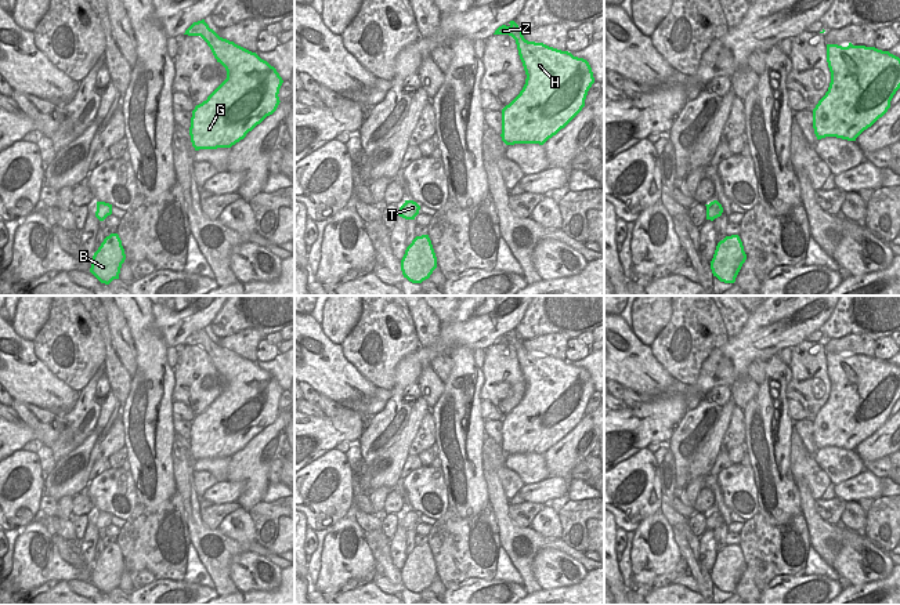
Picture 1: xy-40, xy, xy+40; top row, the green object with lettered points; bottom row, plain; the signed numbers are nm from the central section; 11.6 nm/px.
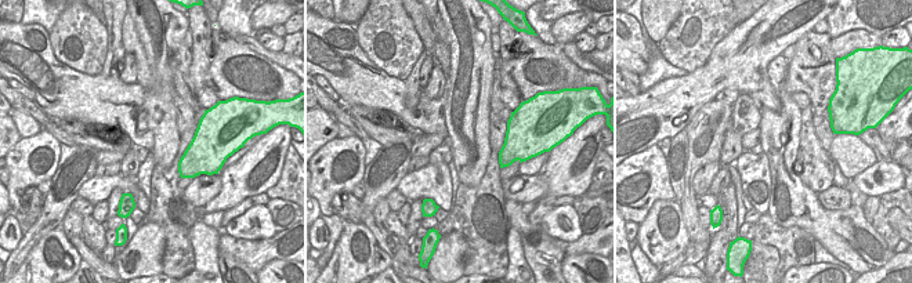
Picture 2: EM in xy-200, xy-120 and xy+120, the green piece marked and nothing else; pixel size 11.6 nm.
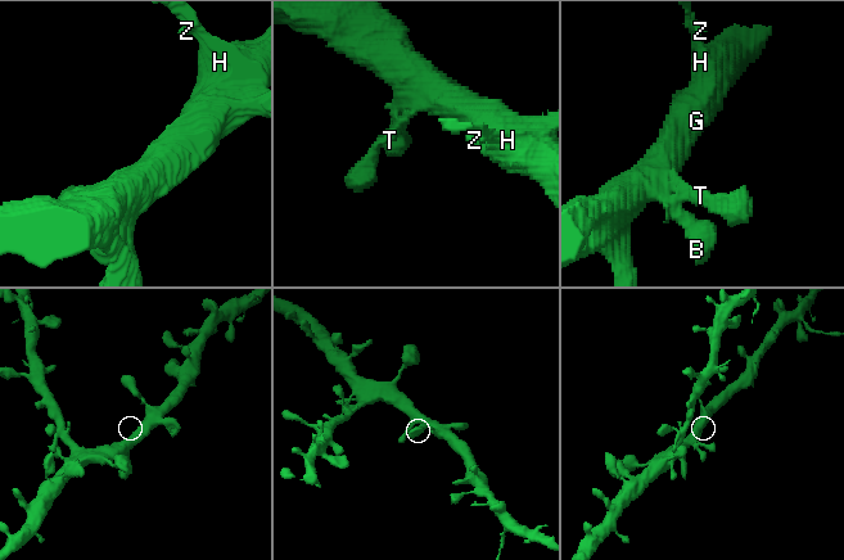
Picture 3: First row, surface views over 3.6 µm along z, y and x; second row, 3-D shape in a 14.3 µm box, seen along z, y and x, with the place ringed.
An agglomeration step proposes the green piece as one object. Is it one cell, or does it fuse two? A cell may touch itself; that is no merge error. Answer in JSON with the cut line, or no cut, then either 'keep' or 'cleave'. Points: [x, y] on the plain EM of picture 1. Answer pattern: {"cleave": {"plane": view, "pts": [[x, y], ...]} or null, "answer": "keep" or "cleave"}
{"cleave": null, "answer": "keep"}

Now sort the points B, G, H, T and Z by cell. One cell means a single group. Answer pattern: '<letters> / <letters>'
B G H T Z

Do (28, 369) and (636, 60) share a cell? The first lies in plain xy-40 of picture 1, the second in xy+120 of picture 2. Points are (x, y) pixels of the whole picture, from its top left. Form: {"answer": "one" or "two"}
{"answer": "one"}

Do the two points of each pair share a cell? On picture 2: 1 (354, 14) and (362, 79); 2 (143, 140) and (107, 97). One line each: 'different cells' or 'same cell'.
1: different cells
2: same cell

